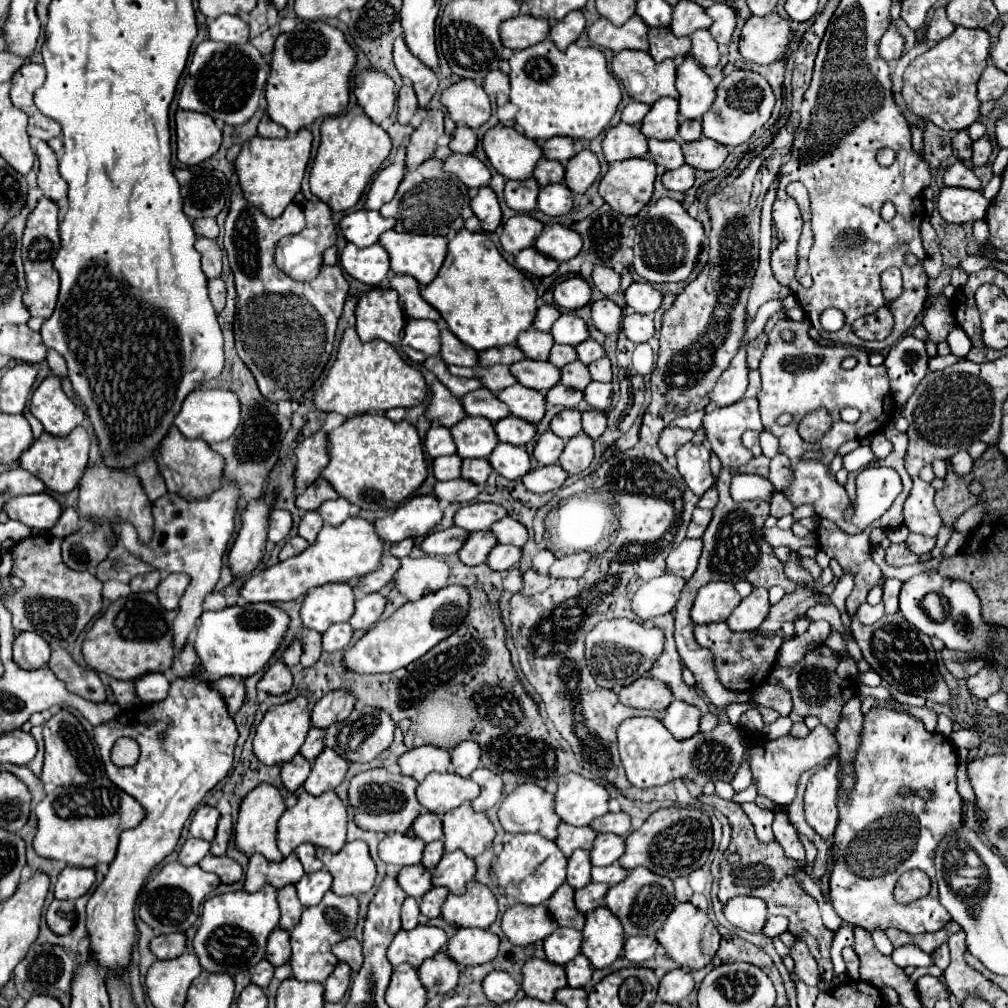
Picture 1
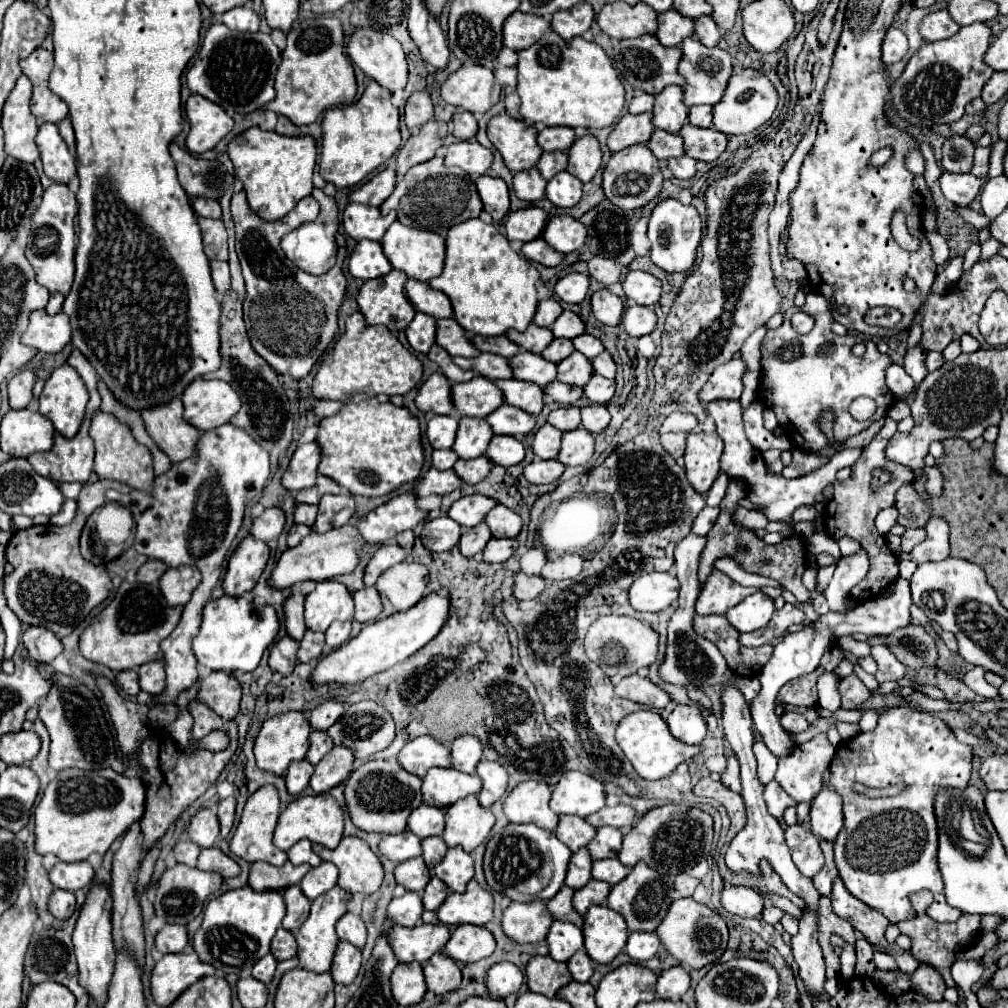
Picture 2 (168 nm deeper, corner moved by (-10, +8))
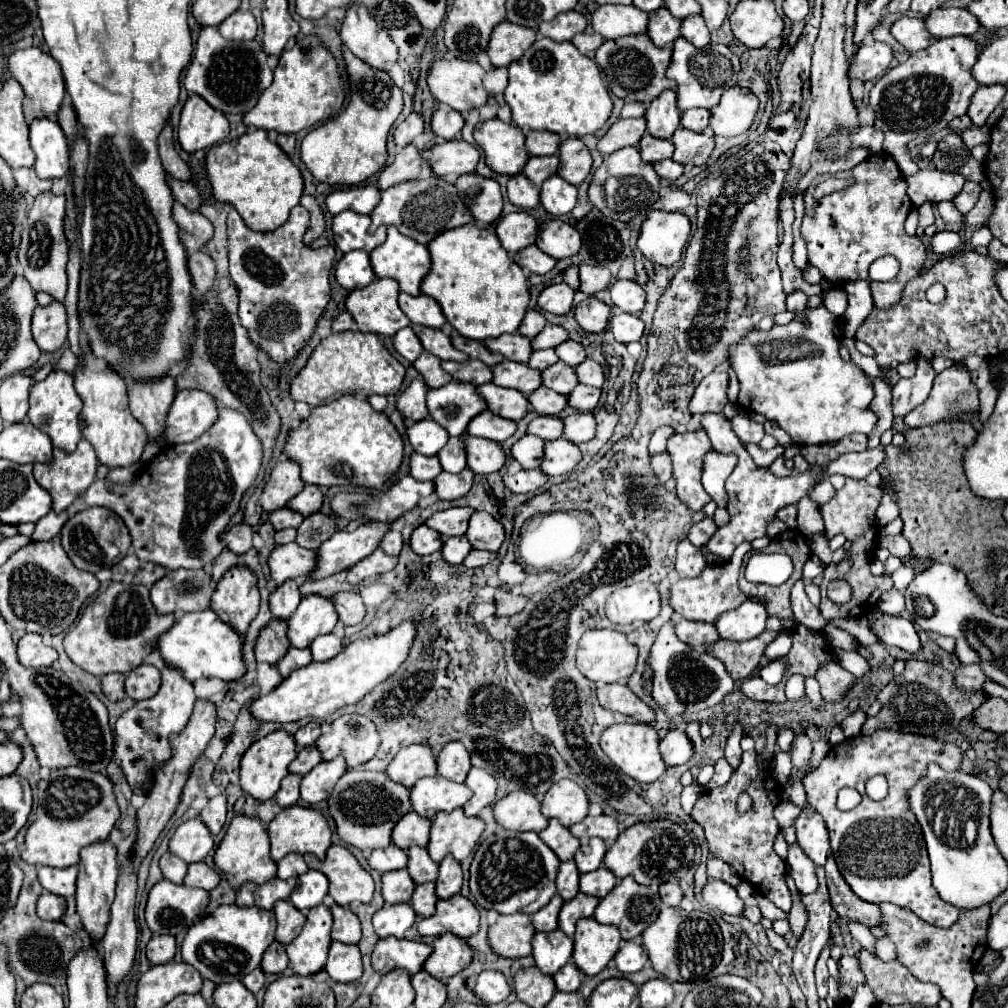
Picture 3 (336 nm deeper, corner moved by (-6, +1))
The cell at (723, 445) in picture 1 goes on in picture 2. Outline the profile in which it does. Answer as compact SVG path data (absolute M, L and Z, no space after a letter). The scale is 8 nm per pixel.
M712 401L712 403L706 405L706 409L714 417L718 435L724 441L724 453L722 453L722 459L720 459L722 471L728 473L730 477L742 477L750 485L750 501L756 503L756 505L762 505L764 507L764 515L770 521L776 521L776 519L790 521L790 517L796 511L796 507L806 505L806 503L814 503L814 497L824 487L828 487L830 483L836 481L836 473L842 467L852 467L856 463L856 459L864 451L862 447L856 447L856 449L848 447L848 449L840 451L838 455L834 455L828 465L824 465L824 467L820 467L820 469L816 469L816 471L812 471L812 473L808 473L804 477L798 477L798 479L784 479L782 475L774 477L774 475L770 475L766 471L762 453L748 441L748 437L744 433L744 423L742 423L744 407L742 407L742 403L740 401Z

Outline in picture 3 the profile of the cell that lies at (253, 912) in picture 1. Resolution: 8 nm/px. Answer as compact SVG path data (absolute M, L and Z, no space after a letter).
M236 904L218 906L212 914L196 922L182 940L182 960L194 966L202 978L212 980L214 984L242 980L246 972L252 972L260 966L264 950L274 942L276 920L272 910L262 908L240 908Z

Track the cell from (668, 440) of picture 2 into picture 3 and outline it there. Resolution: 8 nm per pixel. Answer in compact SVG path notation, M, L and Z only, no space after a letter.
M666 452L654 456L650 460L650 468L654 472L654 476L658 478L658 482L668 482L672 478L672 464L670 464L670 456L666 456Z

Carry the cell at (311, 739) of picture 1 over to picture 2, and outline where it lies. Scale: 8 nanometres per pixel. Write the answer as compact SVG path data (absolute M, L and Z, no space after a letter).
M314 729L314 731L310 733L310 749L308 749L308 753L306 753L306 759L316 765L332 747L334 747L334 743L330 741L330 735L328 735L326 731Z

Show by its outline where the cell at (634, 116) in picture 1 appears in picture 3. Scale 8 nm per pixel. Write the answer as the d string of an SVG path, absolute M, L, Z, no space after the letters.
M626 102L620 116L622 118L640 118L640 116L644 116L644 112L646 112L646 106L642 102Z

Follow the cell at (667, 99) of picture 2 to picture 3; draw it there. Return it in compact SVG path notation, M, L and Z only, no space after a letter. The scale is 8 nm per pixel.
M666 90L656 96L646 110L646 132L656 138L672 138L680 126L680 110L676 106L676 92Z

